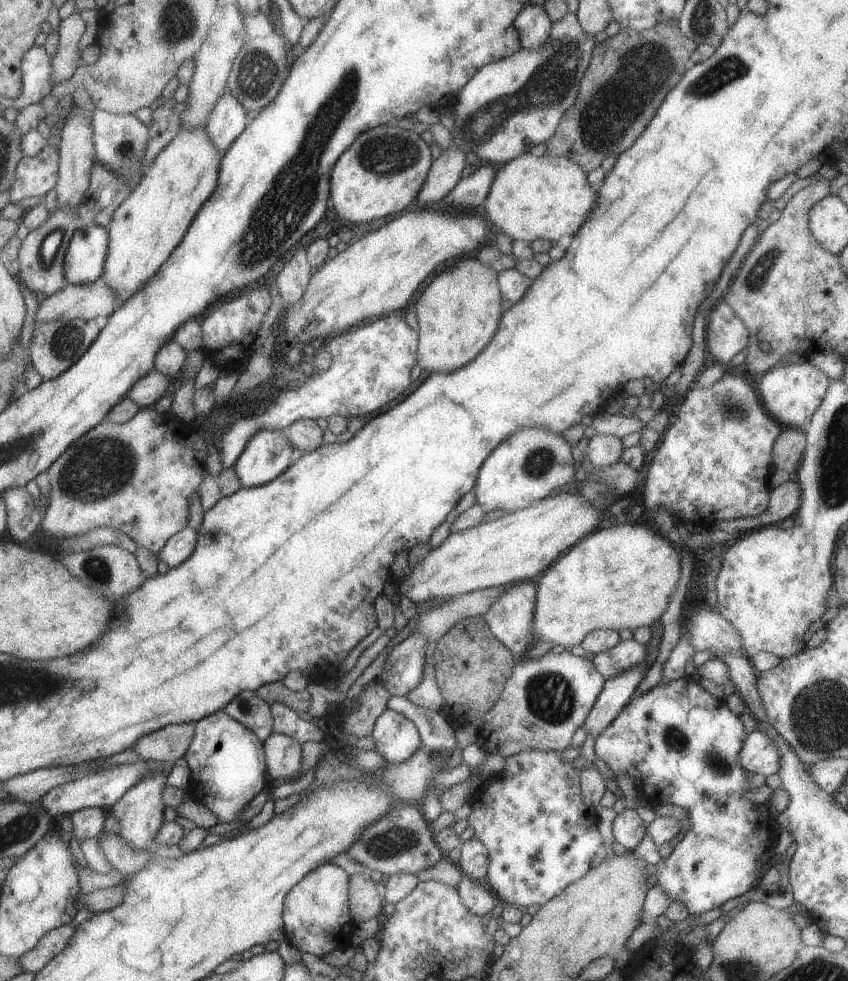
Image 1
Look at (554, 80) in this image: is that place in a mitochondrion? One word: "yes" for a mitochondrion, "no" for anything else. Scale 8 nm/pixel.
yes

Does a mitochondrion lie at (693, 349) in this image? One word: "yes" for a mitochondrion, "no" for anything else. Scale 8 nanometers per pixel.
no

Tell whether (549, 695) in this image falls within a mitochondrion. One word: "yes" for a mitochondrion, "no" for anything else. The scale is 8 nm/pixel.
yes

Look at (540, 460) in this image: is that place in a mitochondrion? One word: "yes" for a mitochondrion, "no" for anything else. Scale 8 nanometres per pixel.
yes

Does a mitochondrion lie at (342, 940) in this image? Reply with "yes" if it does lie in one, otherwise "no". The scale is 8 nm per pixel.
no

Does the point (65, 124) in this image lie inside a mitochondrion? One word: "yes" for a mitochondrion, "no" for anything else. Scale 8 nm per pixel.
no

